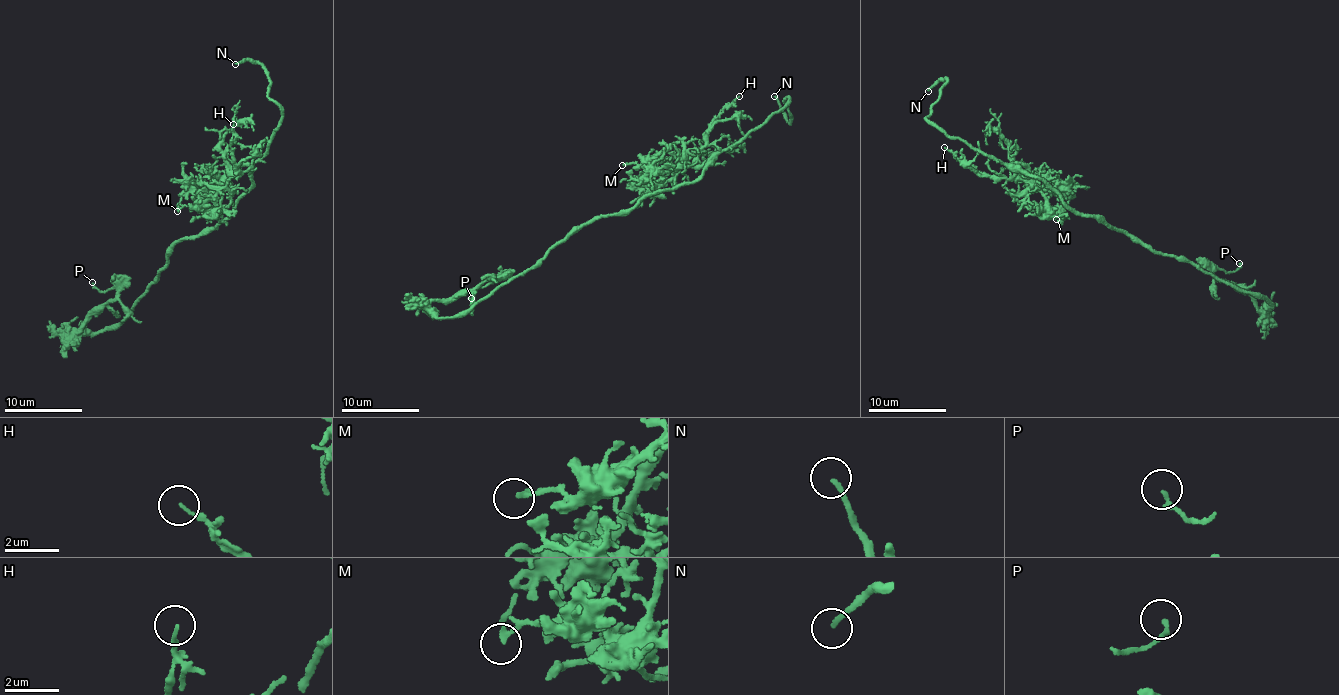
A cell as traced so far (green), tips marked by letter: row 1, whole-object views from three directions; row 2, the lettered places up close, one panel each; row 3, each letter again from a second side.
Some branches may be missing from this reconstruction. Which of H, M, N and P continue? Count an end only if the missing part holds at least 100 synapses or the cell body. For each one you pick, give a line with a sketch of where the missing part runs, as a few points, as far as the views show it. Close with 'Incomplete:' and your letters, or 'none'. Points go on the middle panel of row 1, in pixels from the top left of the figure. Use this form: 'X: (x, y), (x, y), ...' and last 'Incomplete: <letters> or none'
N: (774, 96), (768, 84), (792, 81), (810, 92), (840, 97), (853, 113), (850, 125)
Incomplete: N

